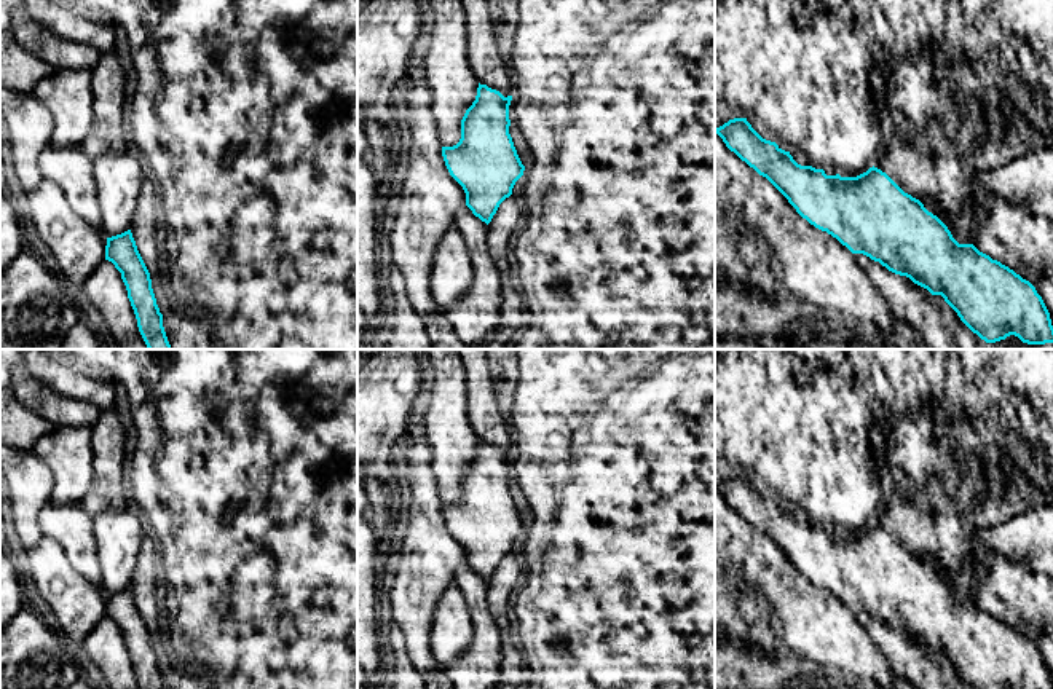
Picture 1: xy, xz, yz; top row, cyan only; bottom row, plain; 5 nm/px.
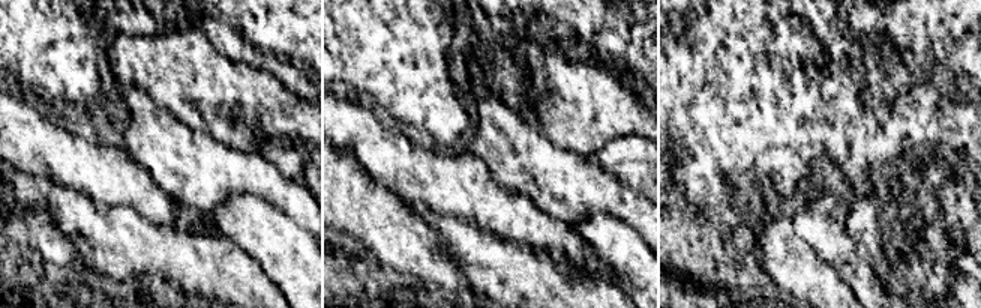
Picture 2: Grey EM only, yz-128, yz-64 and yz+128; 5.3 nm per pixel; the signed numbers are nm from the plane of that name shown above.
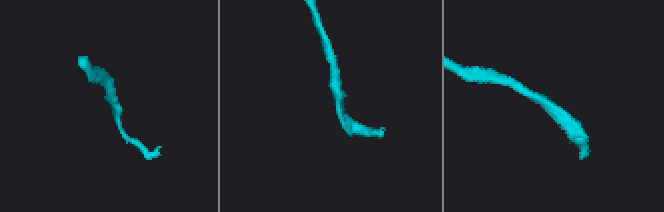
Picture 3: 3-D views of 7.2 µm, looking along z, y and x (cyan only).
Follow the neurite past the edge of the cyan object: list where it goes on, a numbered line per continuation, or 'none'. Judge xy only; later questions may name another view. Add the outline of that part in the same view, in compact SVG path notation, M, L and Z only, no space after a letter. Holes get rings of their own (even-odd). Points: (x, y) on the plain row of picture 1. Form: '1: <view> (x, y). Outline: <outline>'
none

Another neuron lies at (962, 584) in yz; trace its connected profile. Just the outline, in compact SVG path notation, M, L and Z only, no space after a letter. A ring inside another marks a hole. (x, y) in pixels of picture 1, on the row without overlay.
M925 558L924 565L937 573L951 589L959 601L973 601L980 576L975 568L965 568L959 573L945 571L935 560Z

